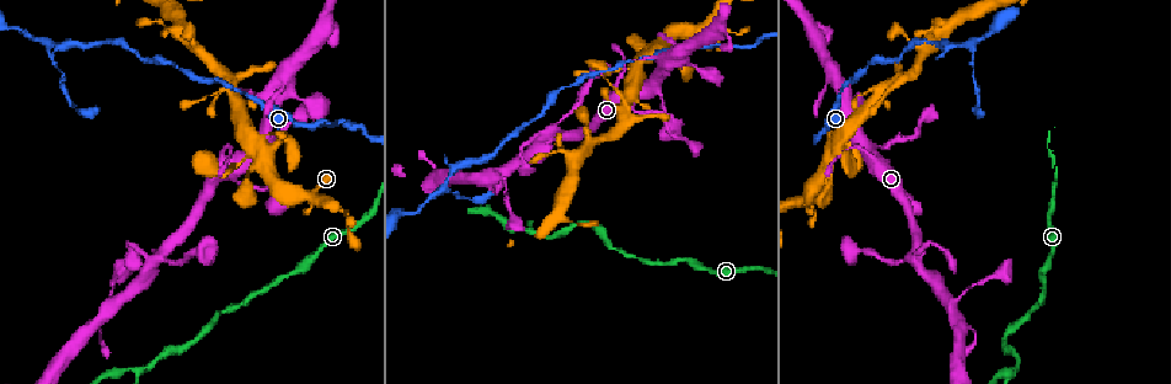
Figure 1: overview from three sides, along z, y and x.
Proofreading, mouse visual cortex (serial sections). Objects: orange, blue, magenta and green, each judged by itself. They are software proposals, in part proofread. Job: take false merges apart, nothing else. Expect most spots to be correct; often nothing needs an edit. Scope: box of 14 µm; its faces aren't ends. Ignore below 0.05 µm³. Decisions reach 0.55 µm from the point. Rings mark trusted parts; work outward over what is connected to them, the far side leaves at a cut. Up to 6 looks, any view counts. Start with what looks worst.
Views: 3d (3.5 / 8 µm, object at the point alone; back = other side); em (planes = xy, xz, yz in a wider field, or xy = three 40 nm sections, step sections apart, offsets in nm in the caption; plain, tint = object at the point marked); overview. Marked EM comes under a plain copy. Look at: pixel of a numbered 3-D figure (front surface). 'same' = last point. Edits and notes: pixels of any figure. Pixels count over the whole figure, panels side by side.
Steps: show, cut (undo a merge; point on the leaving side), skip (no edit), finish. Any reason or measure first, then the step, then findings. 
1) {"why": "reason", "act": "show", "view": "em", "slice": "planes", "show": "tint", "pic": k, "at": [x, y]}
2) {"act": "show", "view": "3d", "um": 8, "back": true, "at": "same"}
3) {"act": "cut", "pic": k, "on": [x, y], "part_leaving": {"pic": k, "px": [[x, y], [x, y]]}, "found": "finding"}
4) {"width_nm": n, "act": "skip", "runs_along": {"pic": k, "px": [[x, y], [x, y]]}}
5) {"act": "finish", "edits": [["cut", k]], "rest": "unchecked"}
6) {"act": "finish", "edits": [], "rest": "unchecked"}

{"why": "side arm on a straight run", "act": "show", "view": "3d", "um": 3.5, "pic": 1, "at": [51, 45]}

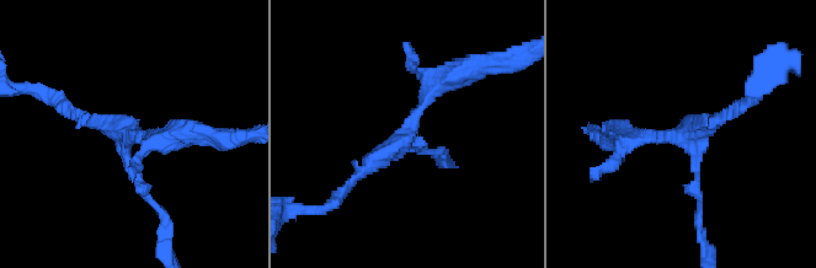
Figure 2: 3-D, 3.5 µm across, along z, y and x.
{"act": "show", "view": "em", "slice": "planes", "show": "tint", "pic": 2, "at": [686, 137]}

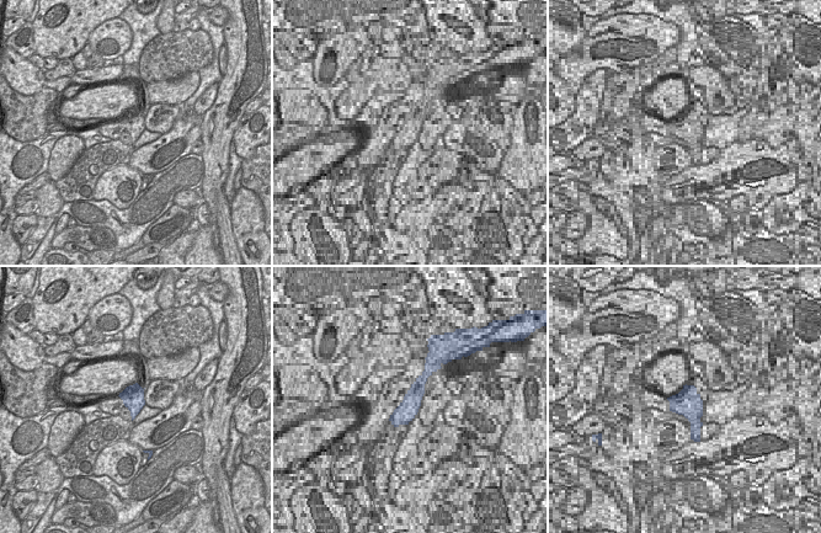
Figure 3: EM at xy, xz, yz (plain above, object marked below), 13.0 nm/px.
{"arms": 3, "act": "skip", "runs_along": {"pic": 2, "px": [[446, 79], [404, 138], [344, 188]]}, "found": "one cell here"}

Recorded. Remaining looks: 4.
{"why": "thick turns thin", "act": "show", "view": "3d", "um": 3.5, "pic": 1, "at": [529, 230]}

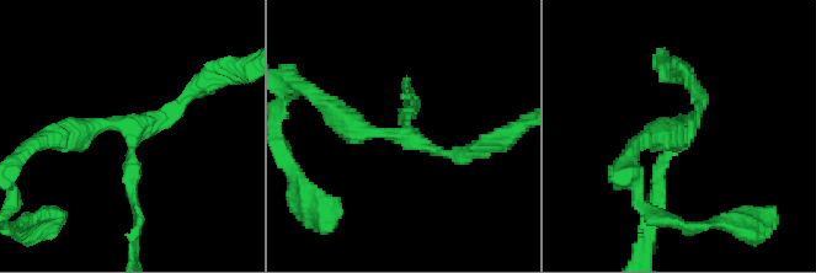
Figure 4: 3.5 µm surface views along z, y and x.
{"arms": 3, "arm_widths_nm": [150, 200, 300], "act": "show", "view": "em", "slice": "xy", "step": 3, "show": "tint", "pic": 4, "at": [688, 123]}

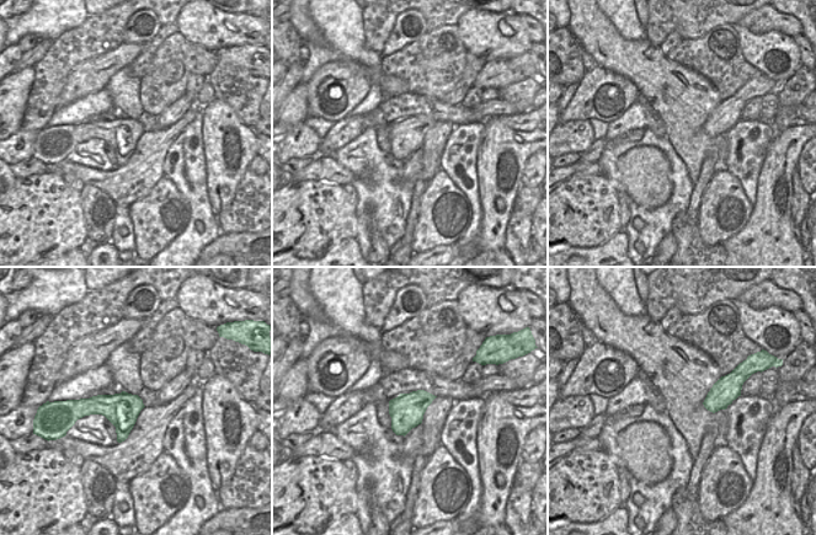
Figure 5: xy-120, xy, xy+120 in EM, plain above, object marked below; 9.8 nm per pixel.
{"why": "cut it another way", "act": "show", "view": "em", "slice": "xy", "step": 1, "show": "tint", "at": "same"}

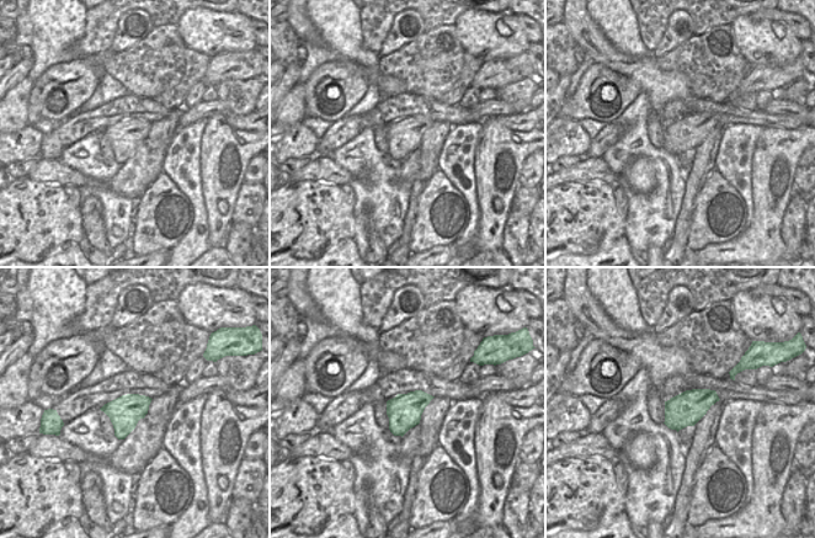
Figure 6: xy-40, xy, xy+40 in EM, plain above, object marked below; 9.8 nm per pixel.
{"act": "skip", "runs_along": {"pic": 4, "px": [[197, 89], [148, 123], [57, 138]]}, "found": "one cell here"}

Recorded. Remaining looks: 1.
{"act": "finish", "edits": [], "rest": "unchecked"}

